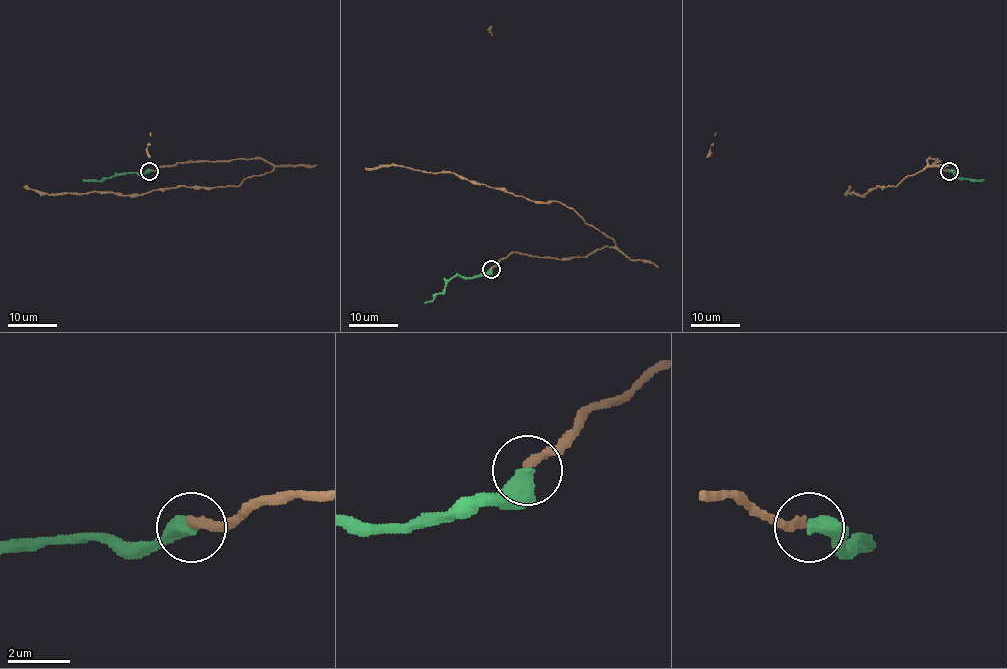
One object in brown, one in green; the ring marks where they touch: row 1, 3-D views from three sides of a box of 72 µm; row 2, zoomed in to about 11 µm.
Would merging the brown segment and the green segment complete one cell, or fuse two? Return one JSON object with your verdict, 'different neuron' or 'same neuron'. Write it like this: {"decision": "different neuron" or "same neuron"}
{"decision": "same neuron"}

